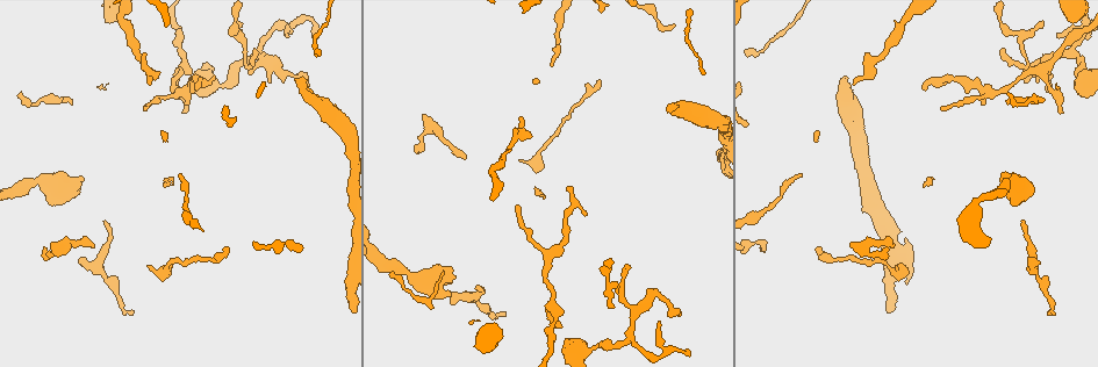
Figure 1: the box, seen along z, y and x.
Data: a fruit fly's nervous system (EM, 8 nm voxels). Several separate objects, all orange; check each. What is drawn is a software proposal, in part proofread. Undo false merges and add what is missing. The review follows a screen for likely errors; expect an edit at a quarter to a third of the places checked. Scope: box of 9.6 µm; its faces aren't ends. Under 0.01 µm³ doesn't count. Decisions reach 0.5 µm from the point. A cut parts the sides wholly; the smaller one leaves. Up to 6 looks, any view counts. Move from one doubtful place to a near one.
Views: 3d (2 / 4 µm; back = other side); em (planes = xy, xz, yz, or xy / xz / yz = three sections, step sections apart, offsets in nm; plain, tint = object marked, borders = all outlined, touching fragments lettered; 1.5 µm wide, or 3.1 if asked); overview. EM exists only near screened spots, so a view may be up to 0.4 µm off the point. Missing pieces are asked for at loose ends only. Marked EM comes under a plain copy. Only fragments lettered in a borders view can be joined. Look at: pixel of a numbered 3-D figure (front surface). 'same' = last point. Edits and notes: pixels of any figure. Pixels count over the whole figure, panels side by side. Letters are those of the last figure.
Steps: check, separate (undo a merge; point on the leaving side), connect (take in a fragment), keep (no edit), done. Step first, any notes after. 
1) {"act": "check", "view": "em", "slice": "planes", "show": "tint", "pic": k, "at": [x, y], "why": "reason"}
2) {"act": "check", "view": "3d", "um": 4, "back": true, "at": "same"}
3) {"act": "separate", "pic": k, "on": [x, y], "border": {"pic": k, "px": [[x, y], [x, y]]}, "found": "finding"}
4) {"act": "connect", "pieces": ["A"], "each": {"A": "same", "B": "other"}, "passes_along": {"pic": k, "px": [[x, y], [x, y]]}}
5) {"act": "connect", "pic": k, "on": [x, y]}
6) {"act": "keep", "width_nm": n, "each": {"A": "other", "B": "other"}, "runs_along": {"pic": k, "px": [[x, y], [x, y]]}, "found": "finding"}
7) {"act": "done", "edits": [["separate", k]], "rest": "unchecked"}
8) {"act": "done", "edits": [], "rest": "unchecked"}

{"act": "check", "view": "em", "slice": "planes", "show": "tint", "pic": 1, "at": [1010, 182]}

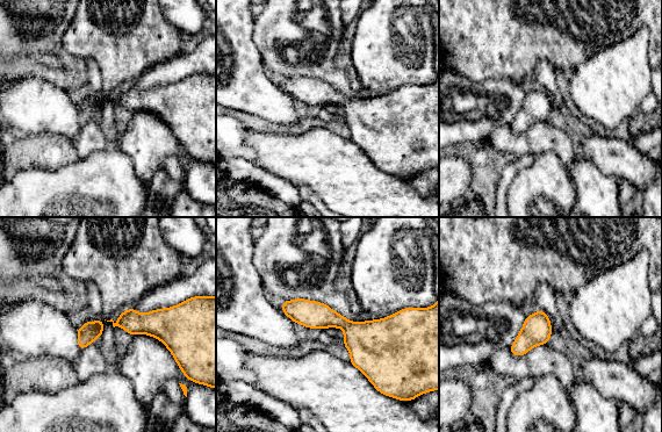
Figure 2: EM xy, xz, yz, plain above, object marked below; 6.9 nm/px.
{"act": "check", "view": "em", "slice": "planes", "show": "borders", "at": "same"}

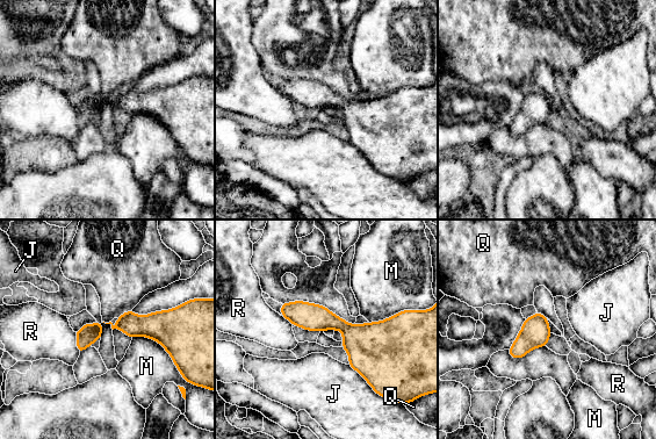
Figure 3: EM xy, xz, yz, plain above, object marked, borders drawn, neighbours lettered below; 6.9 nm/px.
{"act": "keep", "longest_contact_nm": ["M", 260], "each": {"J": "other", "M": "other", "Q": "other", "R": "other"}, "runs_along": {"pic": 3, "px": [[283, 306], [353, 335], [382, 335]]}, "found": "continuous, no second neuron"}

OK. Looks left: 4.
{"act": "check", "view": "em", "slice": "xy", "step": 8, "show": "tint", "pic": 1, "at": [94, 267], "why": "narrows sharply"}

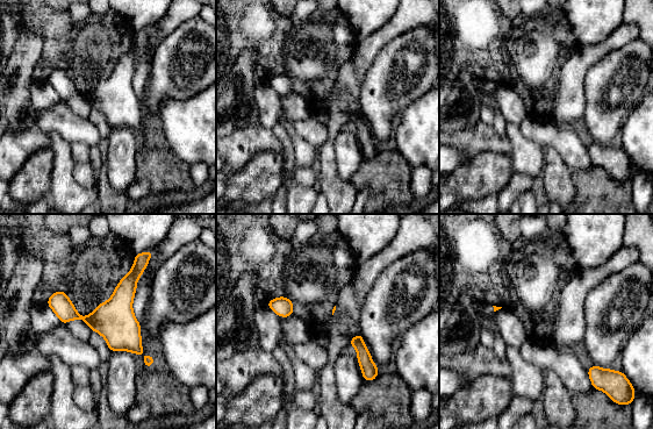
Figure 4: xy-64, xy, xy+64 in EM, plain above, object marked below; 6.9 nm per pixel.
{"act": "check", "view": "em", "slice": "yz", "step": 4, "show": "borders", "at": "same"}

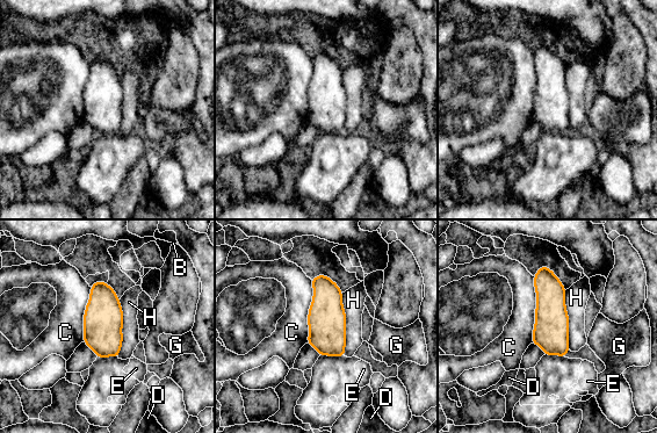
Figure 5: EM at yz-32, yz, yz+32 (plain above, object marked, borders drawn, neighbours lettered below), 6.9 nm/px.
{"act": "keep", "each": {"B": "other", "C": "other", "D": "other", "E": "other", "G": "other", "H": "other"}, "border": {"pic": 5, "px": [[341, 293], [345, 312], [345, 355]]}, "found": "one neuron here"}

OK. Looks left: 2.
{"act": "done", "edits": [], "rest": "unchecked"}

